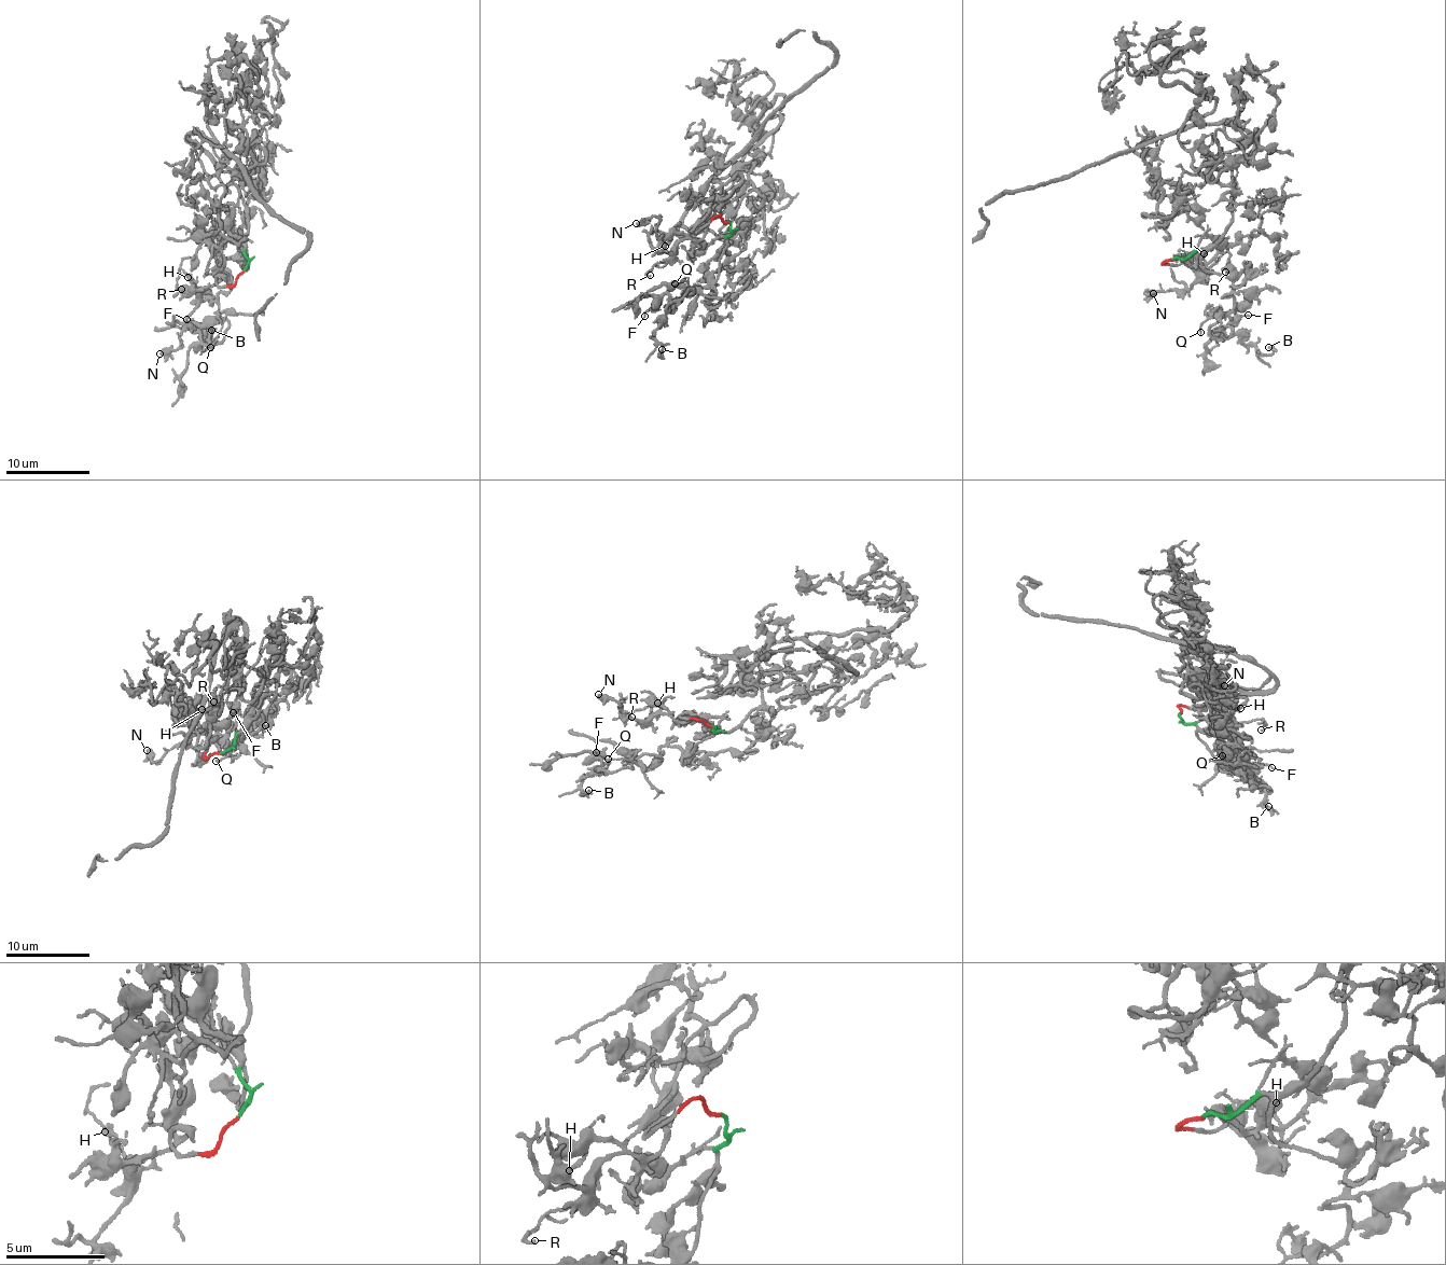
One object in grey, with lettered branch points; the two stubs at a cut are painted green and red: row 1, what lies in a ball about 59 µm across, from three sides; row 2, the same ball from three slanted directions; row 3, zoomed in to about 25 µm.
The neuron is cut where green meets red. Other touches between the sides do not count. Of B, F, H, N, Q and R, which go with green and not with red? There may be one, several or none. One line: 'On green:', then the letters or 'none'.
On green: B, F, Q

